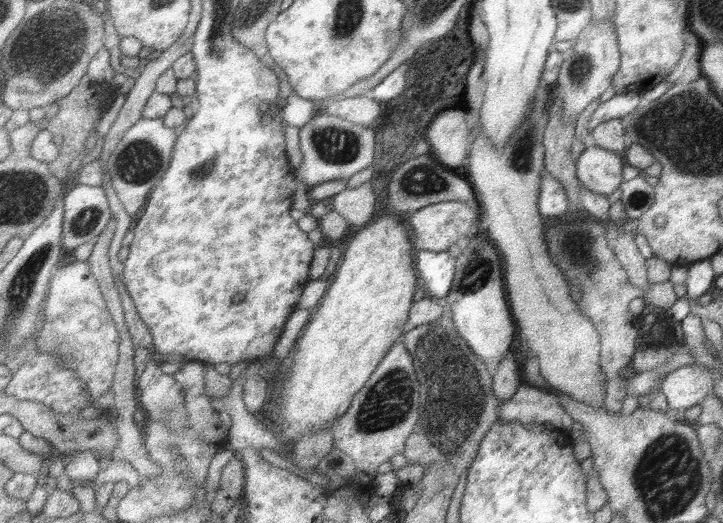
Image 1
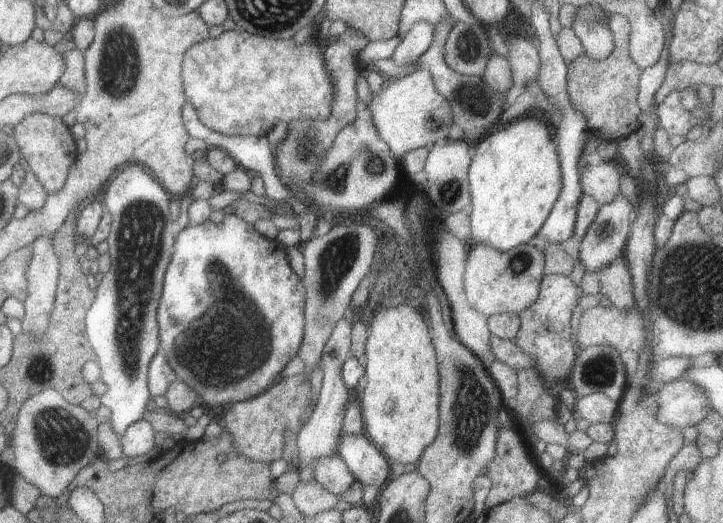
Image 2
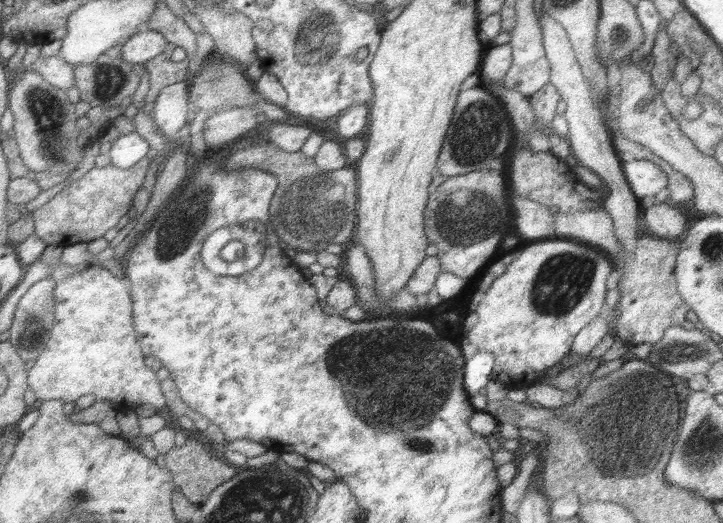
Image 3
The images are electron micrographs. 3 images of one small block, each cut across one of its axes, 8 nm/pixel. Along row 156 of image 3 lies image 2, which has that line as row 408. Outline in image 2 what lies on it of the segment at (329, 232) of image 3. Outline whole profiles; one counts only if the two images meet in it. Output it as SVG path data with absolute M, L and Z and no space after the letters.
M303 374L291 376L291 378L281 378L265 390L261 396L251 398L251 400L241 400L229 406L227 414L221 418L223 420L223 430L231 436L233 448L255 462L269 462L273 464L275 460L283 458L283 430L291 430L295 436L303 428L303 424L309 420L307 416L307 404L311 396L311 380L305 380Z

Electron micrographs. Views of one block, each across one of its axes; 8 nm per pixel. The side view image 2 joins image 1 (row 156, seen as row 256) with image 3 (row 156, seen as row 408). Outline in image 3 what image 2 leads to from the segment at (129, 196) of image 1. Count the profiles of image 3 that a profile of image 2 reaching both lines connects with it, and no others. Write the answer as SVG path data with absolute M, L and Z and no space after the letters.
M131 132L131 134L125 134L125 136L117 136L113 138L111 142L111 150L109 150L109 164L119 168L119 170L127 170L131 168L133 164L137 164L139 160L143 160L147 156L147 152L151 150L147 146L145 140L141 140L139 134Z

